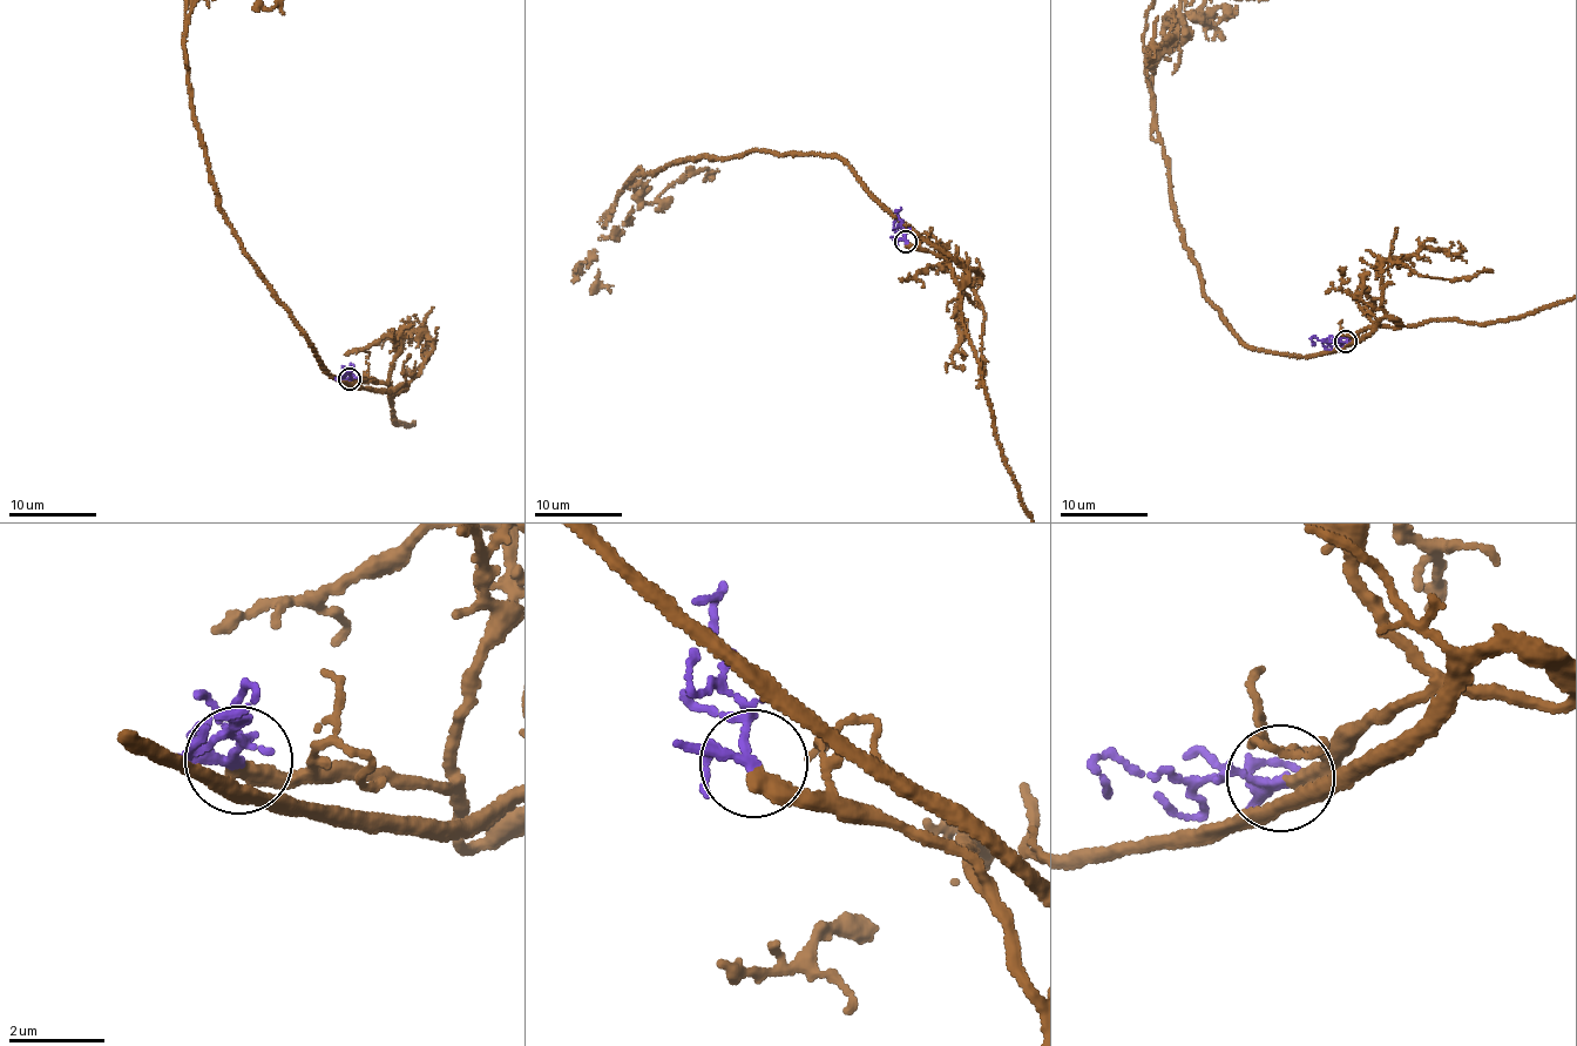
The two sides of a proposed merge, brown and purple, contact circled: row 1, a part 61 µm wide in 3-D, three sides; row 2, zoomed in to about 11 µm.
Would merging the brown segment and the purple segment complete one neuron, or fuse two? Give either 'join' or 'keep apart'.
join

